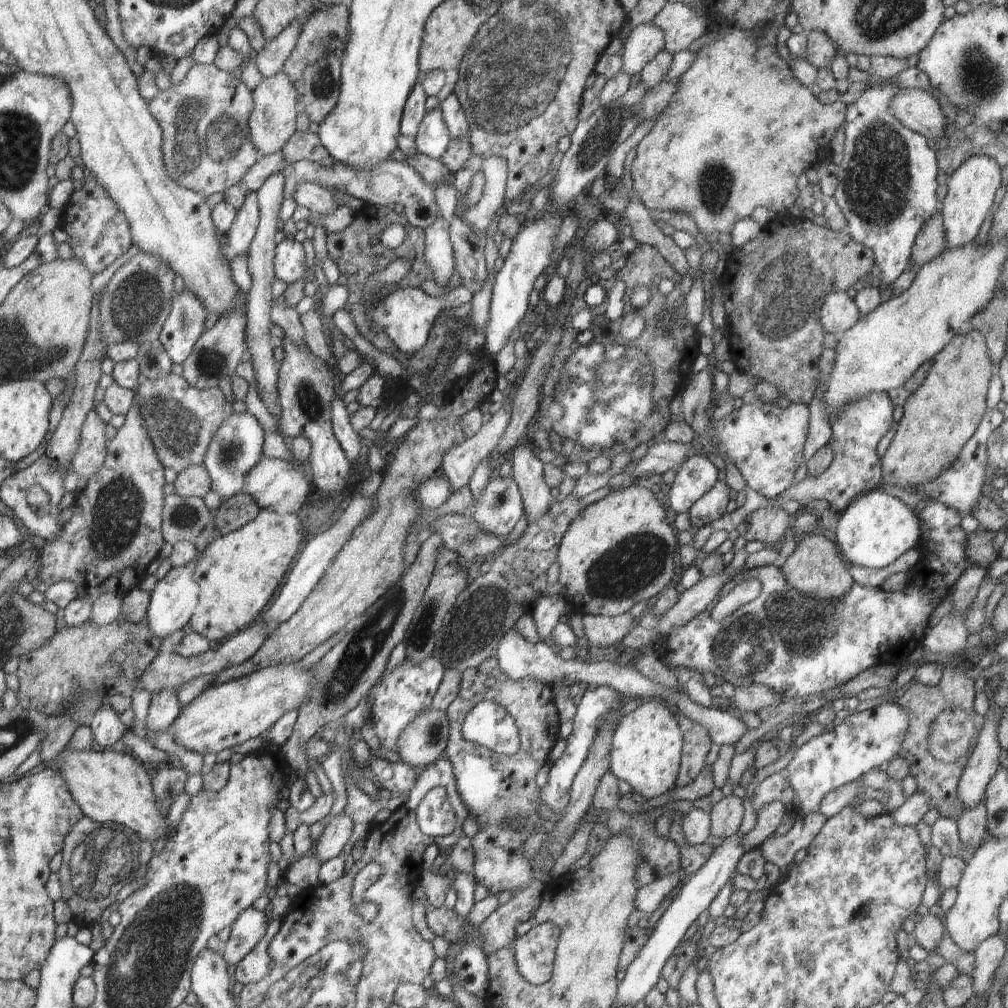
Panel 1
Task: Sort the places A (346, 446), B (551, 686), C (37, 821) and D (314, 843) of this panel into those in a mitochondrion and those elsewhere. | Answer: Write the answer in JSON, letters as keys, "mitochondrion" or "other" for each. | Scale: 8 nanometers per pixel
{"A":"other","B":"other","C":"other","D":"other"}

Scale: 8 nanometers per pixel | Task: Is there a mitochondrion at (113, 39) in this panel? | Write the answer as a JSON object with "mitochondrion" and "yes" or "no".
{"mitochondrion":"no"}

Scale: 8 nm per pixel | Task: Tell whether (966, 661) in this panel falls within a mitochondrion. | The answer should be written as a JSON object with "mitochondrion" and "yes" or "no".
{"mitochondrion":"no"}

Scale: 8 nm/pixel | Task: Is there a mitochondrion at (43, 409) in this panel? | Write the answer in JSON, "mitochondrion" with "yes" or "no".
{"mitochondrion":"no"}

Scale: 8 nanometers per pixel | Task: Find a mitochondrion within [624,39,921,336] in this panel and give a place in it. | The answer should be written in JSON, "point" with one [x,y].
{"point":[876,182]}

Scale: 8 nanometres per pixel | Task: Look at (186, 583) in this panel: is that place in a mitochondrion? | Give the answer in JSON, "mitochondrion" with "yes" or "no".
{"mitochondrion":"no"}

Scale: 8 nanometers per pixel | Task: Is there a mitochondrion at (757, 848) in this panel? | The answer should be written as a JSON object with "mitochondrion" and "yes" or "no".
{"mitochondrion":"no"}

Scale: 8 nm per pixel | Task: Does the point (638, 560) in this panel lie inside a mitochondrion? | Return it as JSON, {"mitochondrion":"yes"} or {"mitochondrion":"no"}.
{"mitochondrion":"yes"}

